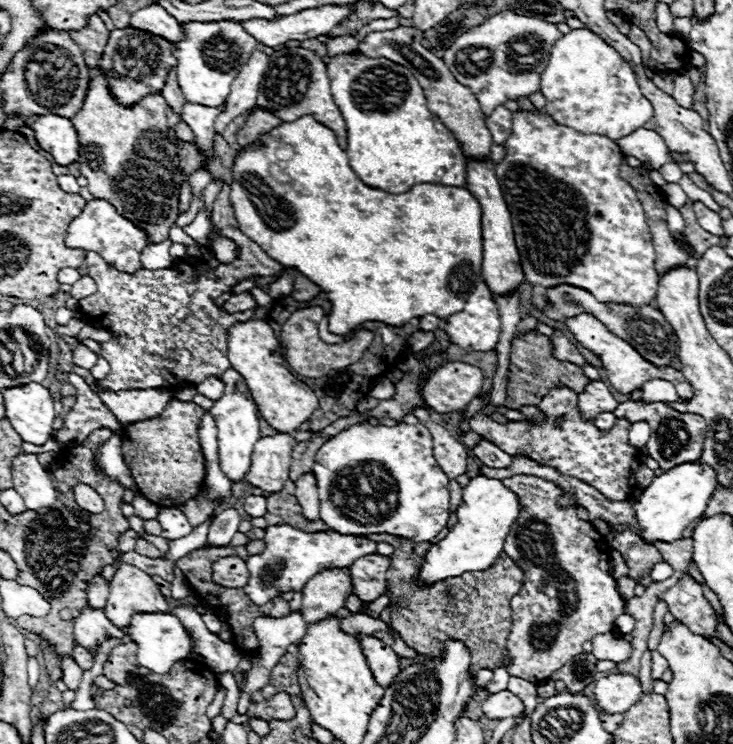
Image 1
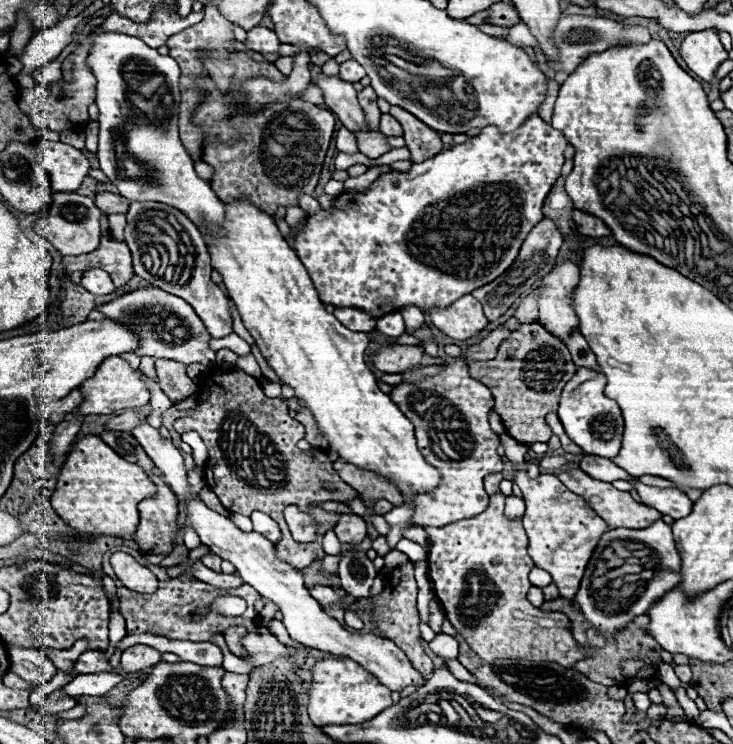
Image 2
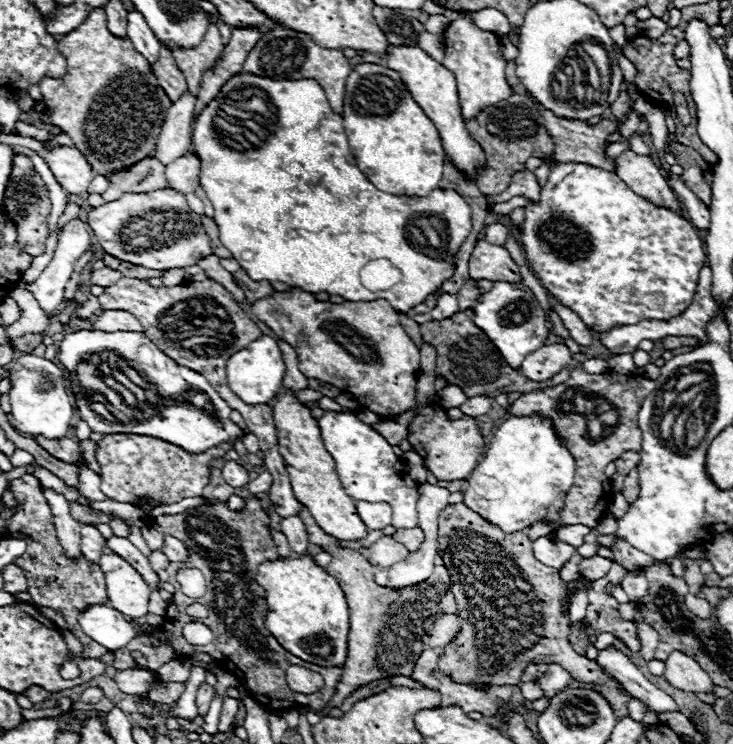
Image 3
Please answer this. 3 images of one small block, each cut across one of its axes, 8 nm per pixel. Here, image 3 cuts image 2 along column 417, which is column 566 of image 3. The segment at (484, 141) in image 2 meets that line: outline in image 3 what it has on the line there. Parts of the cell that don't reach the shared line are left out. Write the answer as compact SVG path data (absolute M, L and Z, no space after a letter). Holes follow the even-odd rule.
M582 162L556 164L540 192L540 202L524 208L526 220L520 226L520 242L528 266L538 274L540 284L574 310L590 330L604 332L616 324L670 320L690 306L700 268L706 264L702 240L686 218L644 200L614 172Z

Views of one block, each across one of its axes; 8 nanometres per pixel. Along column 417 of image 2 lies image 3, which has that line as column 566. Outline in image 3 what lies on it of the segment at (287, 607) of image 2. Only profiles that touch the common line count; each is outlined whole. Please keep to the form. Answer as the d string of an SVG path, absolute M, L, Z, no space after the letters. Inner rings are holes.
M550 664L548 670L542 674L542 678L538 678L538 684L544 688L546 696L554 696L558 694L562 688L566 688L572 682L570 672L566 672L560 664Z

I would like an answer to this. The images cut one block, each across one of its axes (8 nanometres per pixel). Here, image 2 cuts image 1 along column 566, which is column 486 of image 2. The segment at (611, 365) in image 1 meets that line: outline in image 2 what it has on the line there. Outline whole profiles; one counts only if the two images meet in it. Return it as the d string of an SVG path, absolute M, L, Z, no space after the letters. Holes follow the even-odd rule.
M470 294L456 300L450 308L432 310L430 322L454 340L468 340L488 326L480 302Z

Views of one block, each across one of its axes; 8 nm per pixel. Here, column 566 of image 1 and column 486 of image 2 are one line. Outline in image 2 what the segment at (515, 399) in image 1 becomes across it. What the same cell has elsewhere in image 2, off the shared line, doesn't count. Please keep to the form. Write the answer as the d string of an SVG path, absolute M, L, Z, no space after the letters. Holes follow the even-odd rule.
M522 324L498 348L494 360L468 362L470 376L490 388L494 396L494 412L500 414L506 432L522 444L548 442L552 436L546 414L558 410L564 384L576 374L576 366L568 348L554 338L542 324Z

